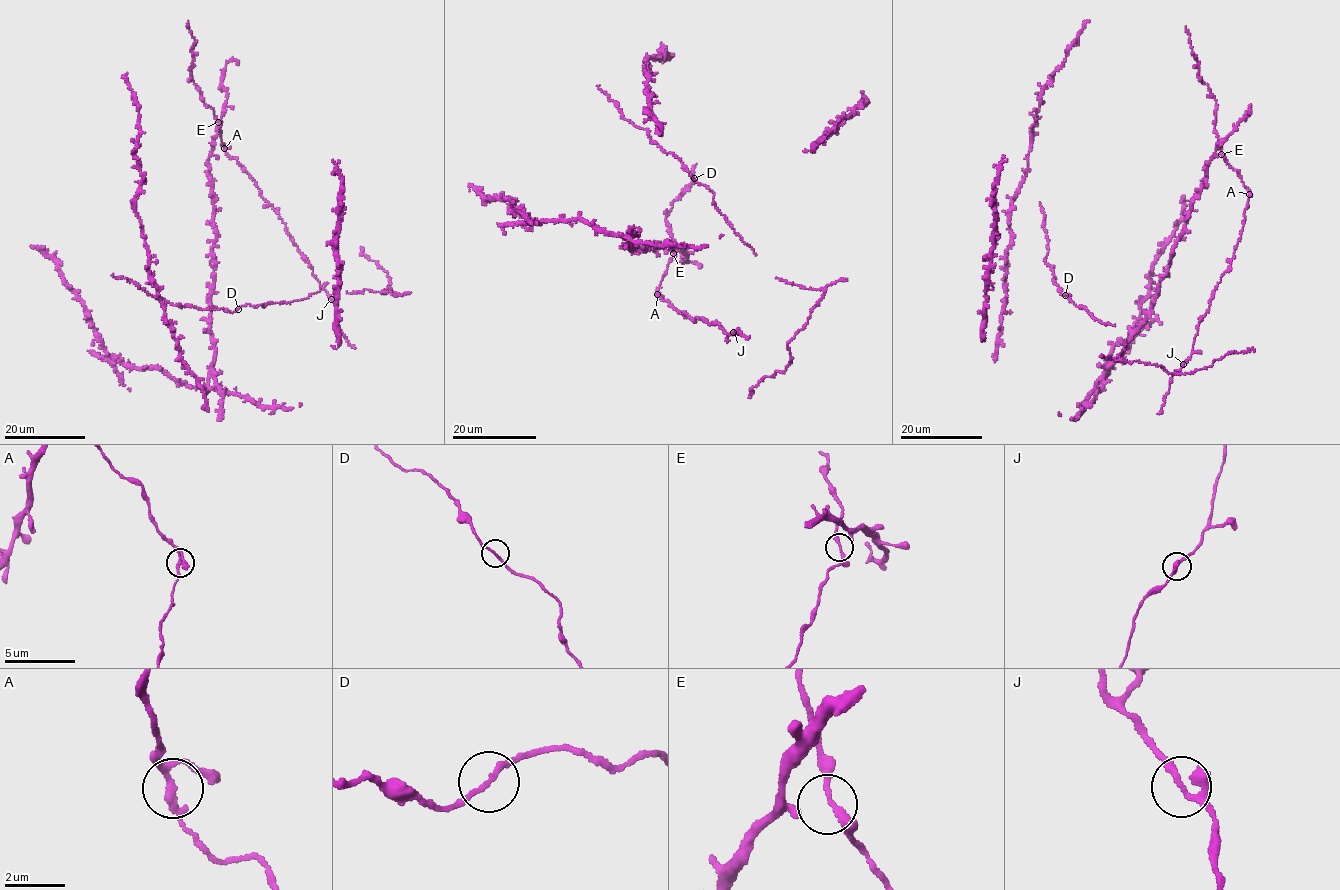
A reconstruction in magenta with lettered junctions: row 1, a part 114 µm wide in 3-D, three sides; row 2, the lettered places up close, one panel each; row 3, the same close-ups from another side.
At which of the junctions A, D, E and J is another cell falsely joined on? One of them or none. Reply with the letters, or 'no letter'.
no letter

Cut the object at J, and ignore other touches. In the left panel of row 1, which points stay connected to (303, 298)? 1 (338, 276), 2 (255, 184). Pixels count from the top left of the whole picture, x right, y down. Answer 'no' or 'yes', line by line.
1: yes
2: no

